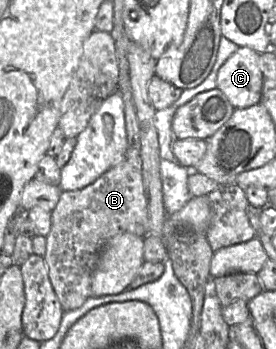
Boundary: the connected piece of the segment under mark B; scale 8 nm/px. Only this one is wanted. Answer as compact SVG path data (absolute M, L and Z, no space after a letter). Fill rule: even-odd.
M123 21L121 25L113 26L110 33L115 41L116 57L119 67L119 91L124 101L125 127L127 133L127 149L124 159L118 165L112 167L103 173L95 182L80 190L62 192L58 204L52 211L51 229L46 236L46 253L44 255L48 268L48 275L53 289L65 311L71 311L81 307L88 298L92 296L91 282L94 270L96 268L98 256L104 245L114 236L120 233L128 232L140 237L148 235L148 209L147 198L145 194L140 129L136 113L136 107L132 98L132 87L129 74L128 48L130 39L124 31Z

